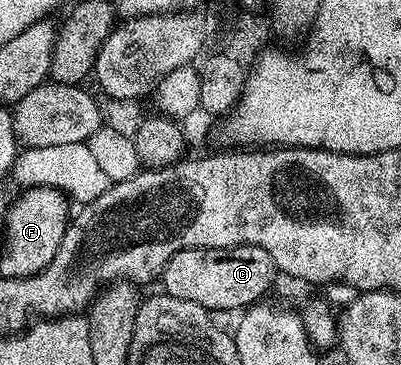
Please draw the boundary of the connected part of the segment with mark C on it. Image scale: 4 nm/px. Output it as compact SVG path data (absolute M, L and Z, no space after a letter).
M228 246L218 250L180 250L167 260L159 275L164 293L191 300L210 312L237 310L260 303L273 282L275 267L271 256L258 246Z

